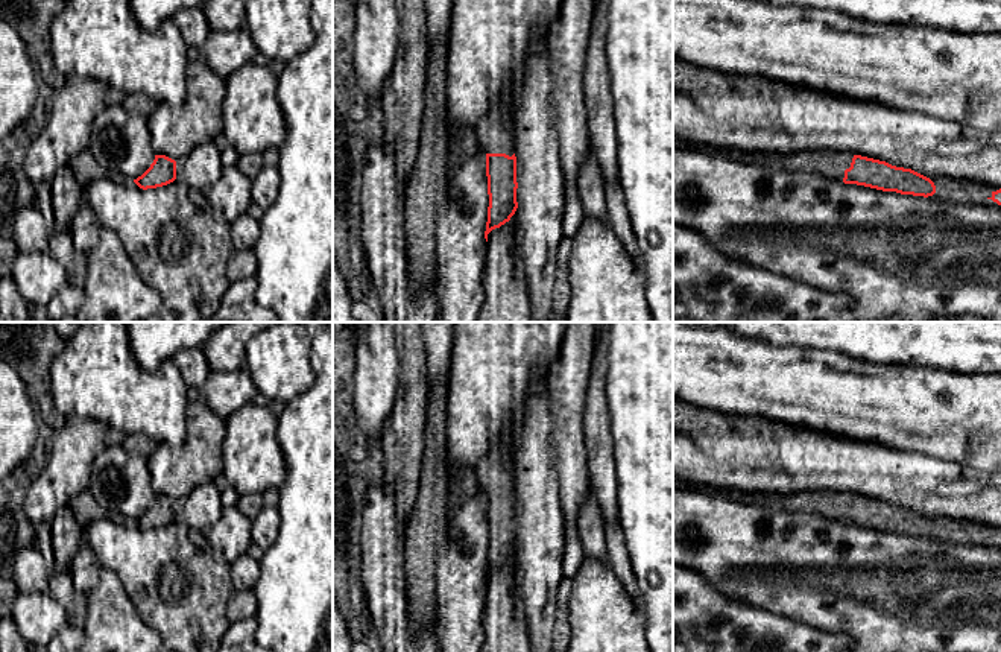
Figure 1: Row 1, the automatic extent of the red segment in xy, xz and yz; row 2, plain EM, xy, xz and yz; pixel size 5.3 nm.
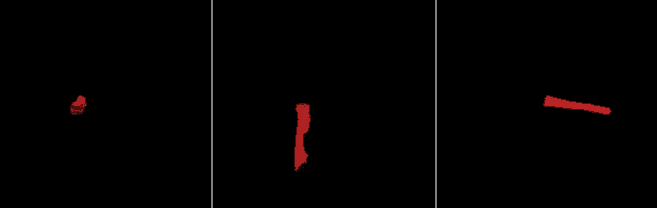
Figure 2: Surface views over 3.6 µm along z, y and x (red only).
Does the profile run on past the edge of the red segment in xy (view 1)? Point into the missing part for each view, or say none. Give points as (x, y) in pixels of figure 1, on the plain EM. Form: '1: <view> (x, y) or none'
1: none

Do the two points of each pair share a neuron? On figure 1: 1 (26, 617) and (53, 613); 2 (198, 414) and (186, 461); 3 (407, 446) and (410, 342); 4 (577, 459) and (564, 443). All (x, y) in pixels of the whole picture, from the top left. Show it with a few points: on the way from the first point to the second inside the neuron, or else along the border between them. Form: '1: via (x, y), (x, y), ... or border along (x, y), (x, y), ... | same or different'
1: via (32, 617), (47, 616) | same
2: via (198, 426), (198, 449) | same
3: via (409, 420), (410, 368) | same
4: via (573, 455), (568, 447) | same

